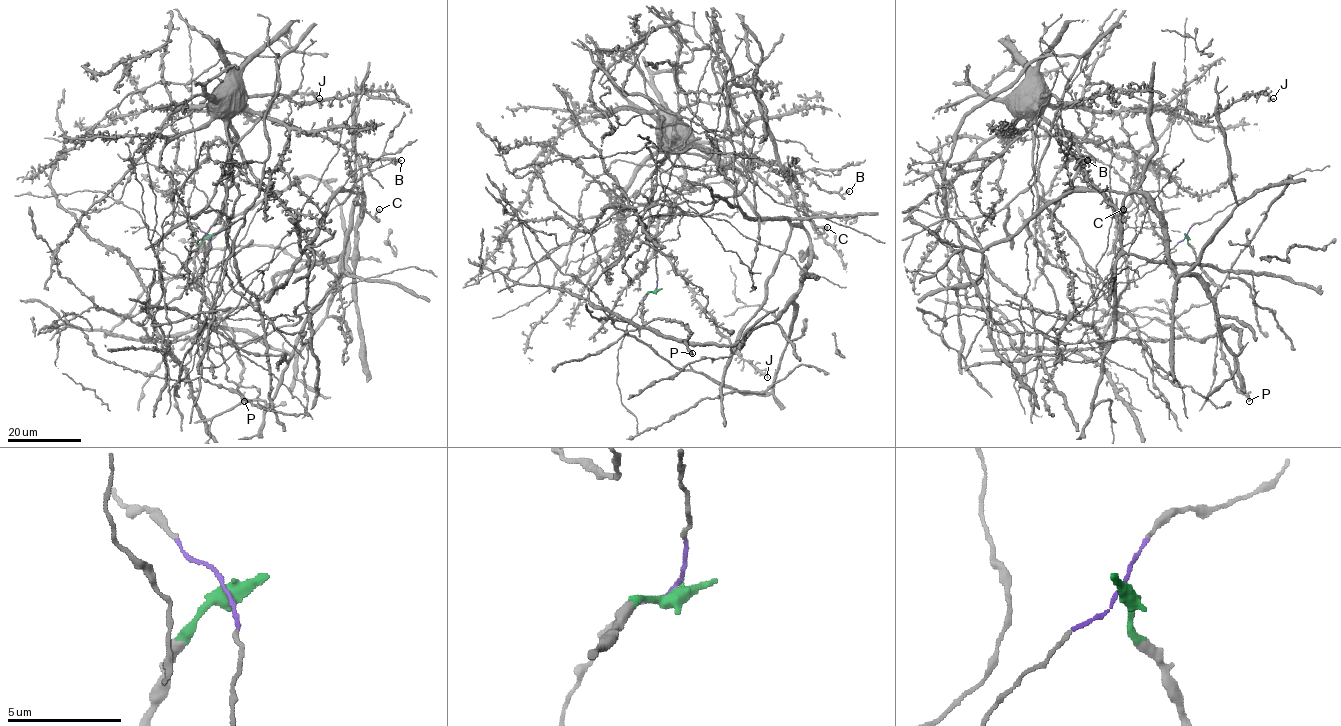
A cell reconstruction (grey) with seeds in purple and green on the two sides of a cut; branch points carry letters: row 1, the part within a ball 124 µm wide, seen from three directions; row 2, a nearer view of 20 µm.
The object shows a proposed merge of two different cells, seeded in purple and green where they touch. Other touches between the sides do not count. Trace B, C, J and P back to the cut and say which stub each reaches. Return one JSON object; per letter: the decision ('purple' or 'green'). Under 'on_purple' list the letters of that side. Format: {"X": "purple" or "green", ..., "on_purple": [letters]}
{"B": "purple", "C": "purple", "J": "purple", "P": "green", "on_purple": ["B", "C", "J"]}

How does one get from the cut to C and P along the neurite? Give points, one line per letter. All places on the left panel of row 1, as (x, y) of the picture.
C: (206, 235), (206, 280), (225, 296), (212, 319), (227, 122), (240, 111), (337, 142), (358, 202), (379, 209)
P: (206, 235), (194, 258), (193, 284), (233, 336), (242, 366), (238, 392), (244, 401)

